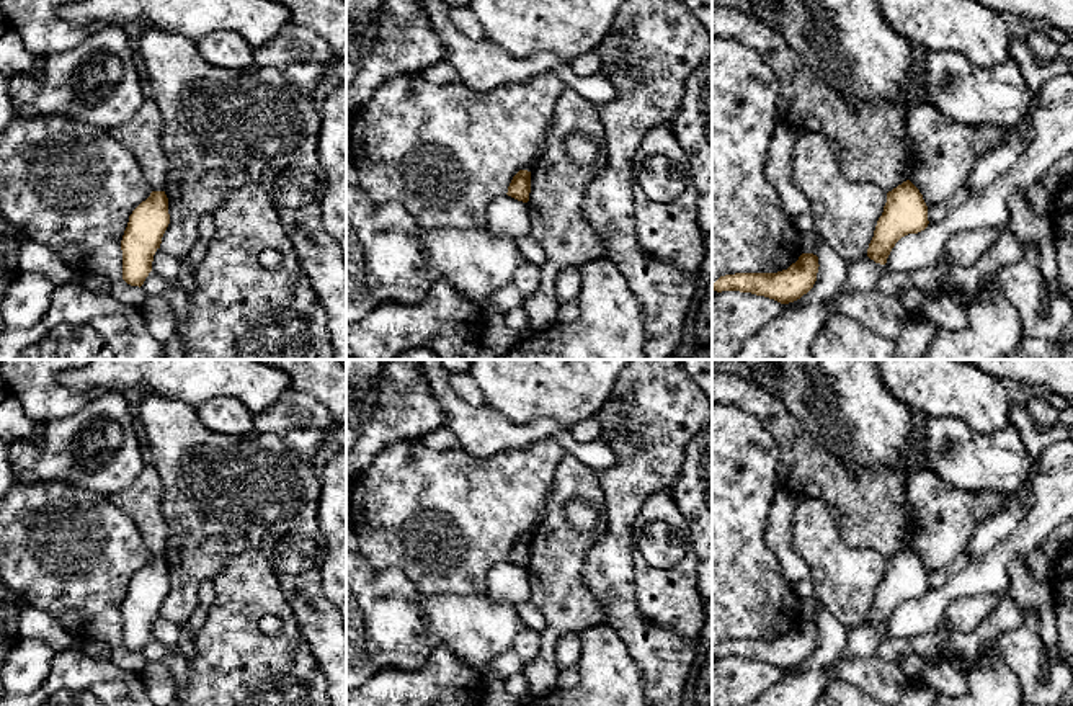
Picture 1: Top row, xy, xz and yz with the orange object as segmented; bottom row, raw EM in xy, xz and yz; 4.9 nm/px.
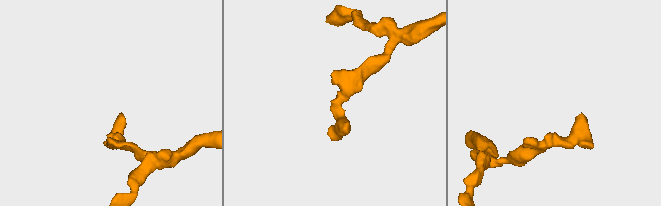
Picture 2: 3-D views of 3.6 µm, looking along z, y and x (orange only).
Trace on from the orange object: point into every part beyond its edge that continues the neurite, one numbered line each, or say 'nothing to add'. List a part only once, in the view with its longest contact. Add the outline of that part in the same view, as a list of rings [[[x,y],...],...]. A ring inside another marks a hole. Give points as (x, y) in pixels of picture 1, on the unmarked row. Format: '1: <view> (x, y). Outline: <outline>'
nothing to add

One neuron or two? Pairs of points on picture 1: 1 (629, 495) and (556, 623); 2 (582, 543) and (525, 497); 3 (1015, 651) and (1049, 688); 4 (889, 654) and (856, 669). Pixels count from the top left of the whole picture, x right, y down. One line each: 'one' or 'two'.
1: two
2: two
3: one
4: two

